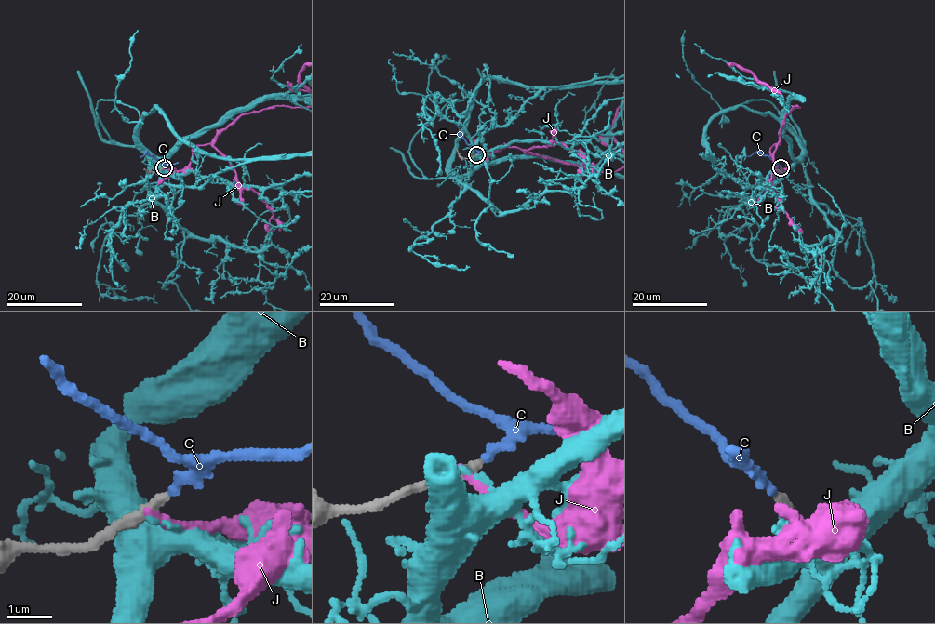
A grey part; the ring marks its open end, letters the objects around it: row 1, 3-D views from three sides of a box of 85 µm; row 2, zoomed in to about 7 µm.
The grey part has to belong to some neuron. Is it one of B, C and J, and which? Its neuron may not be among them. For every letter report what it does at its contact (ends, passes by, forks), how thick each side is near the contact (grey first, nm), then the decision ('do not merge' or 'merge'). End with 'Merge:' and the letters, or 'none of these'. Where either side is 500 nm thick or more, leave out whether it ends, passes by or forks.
B: it ends | 280/100 nm | do not merge
C: it ends | 220/200 nm | merge
J: it ends | 280/220 nm | do not merge
Merge: C

